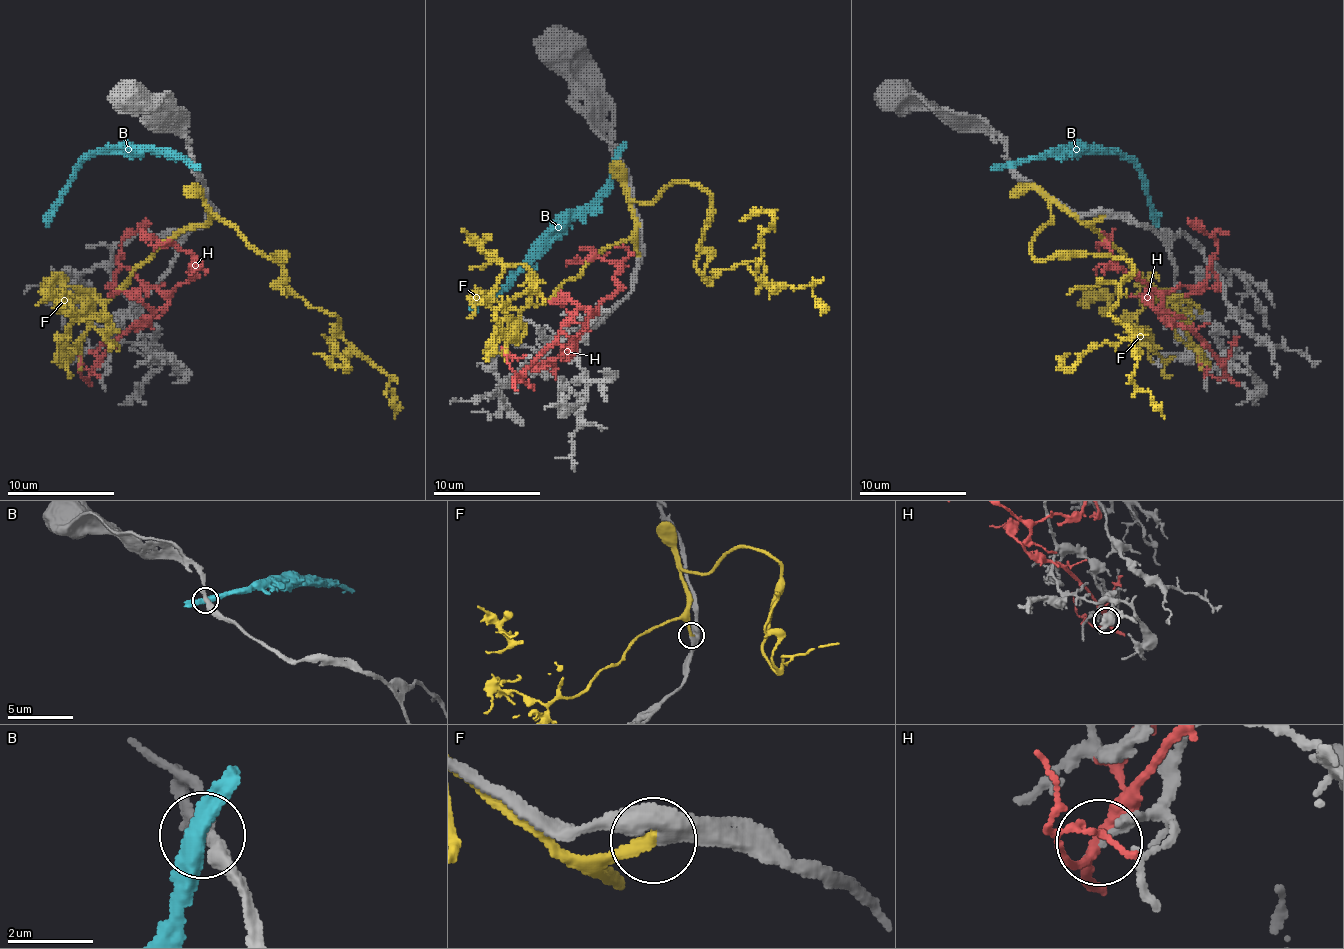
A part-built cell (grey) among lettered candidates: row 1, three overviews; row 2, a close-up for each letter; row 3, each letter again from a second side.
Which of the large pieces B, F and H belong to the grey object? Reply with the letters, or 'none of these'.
F

